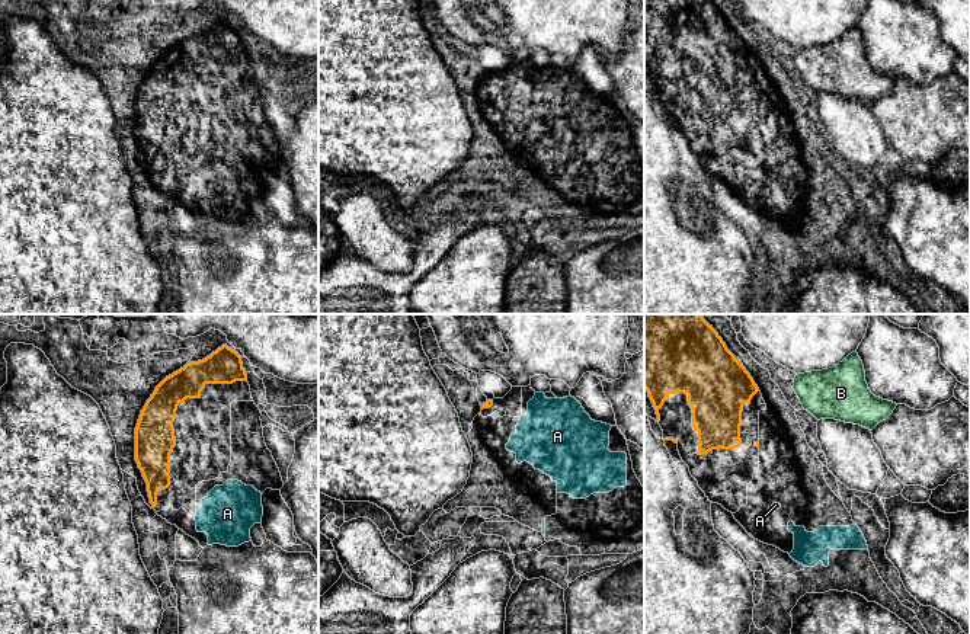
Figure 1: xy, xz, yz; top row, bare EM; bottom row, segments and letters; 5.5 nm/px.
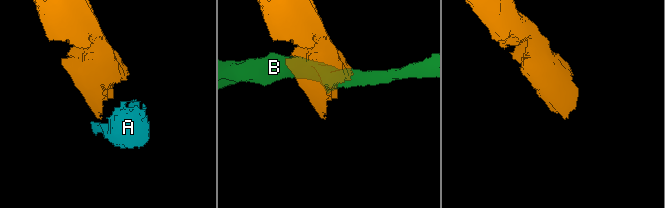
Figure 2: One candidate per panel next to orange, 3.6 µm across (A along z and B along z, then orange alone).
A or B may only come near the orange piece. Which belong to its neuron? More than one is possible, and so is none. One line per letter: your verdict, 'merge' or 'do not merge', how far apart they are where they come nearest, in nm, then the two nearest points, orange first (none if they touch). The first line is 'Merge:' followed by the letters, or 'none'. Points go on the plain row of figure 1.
Merge: A
A: merge | 170 nm | xz (492, 79), (518, 96)
B: do not merge | 200 nm | yz (758, 63), (794, 63)

